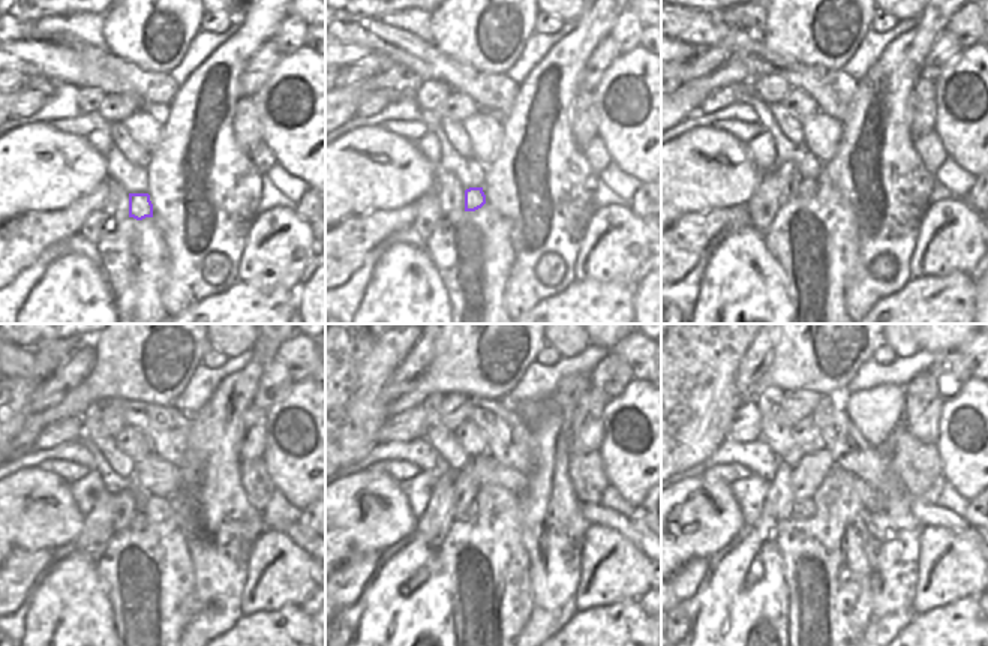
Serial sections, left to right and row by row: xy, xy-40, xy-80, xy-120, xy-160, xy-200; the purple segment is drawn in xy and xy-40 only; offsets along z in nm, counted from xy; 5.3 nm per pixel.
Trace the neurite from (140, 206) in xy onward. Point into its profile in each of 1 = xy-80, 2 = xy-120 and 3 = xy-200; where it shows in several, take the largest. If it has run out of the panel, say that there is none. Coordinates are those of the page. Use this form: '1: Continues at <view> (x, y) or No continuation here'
1: Continues at xy-80 (808, 186)
2: Continues at xy-120 (138, 522)
3: Continues at xy-200 (804, 510).

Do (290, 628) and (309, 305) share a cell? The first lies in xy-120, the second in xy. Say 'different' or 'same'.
different

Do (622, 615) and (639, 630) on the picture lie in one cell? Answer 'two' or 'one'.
one

